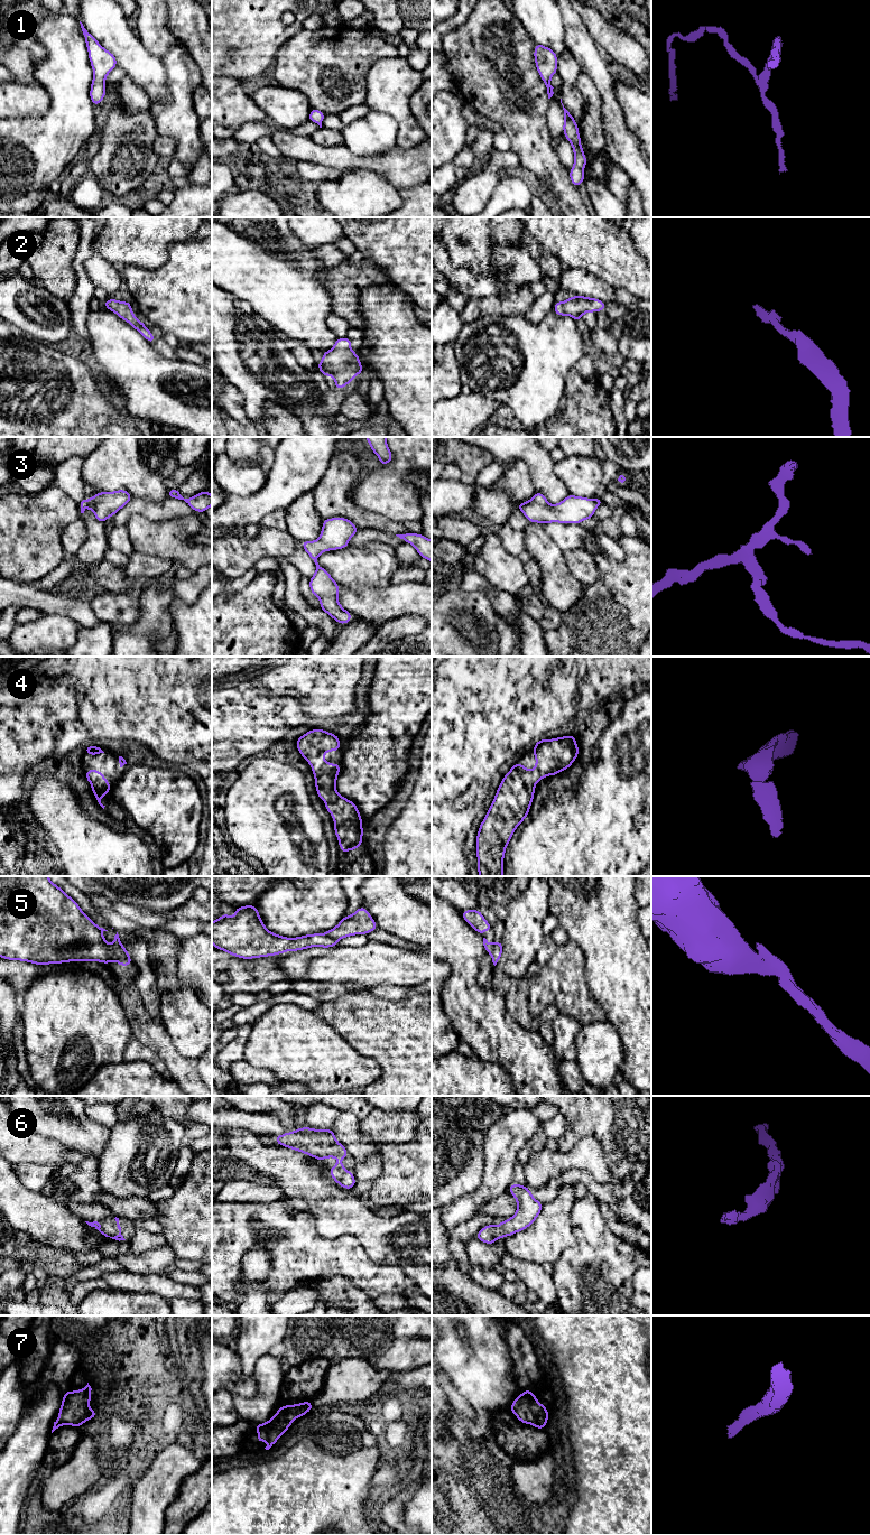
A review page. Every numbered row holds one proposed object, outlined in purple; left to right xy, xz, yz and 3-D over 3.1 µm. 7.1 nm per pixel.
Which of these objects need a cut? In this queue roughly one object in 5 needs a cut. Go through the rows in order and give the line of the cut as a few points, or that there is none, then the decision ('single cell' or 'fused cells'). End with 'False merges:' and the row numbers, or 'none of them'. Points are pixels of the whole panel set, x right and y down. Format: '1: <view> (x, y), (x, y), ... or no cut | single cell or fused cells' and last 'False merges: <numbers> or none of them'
1: no cut | single cell
2: no cut | single cell
3: no cut | single cell
4: no cut | single cell
5: xy (109, 945), (117, 955), (130, 961) | fused cells
6: no cut | single cell
7: no cut | single cell
False merges: 5

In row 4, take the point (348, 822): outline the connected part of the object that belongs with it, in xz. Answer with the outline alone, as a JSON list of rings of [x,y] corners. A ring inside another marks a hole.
[[[317,728],[297,738],[296,746],[313,770],[317,796],[334,819],[334,831],[343,854],[362,845],[363,828],[357,804],[336,792],[340,763],[324,760],[326,752],[341,747],[340,741],[335,734]]]

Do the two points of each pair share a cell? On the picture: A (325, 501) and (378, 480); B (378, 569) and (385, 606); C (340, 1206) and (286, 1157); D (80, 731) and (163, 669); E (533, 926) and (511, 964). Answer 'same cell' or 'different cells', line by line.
A: different cells
B: different cells
C: same cell
D: same cell
E: same cell

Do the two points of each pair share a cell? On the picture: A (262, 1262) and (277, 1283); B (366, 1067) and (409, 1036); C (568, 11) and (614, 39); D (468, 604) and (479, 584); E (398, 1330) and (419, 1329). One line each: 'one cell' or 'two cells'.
A: two cells
B: two cells
C: two cells
D: two cells
E: one cell

